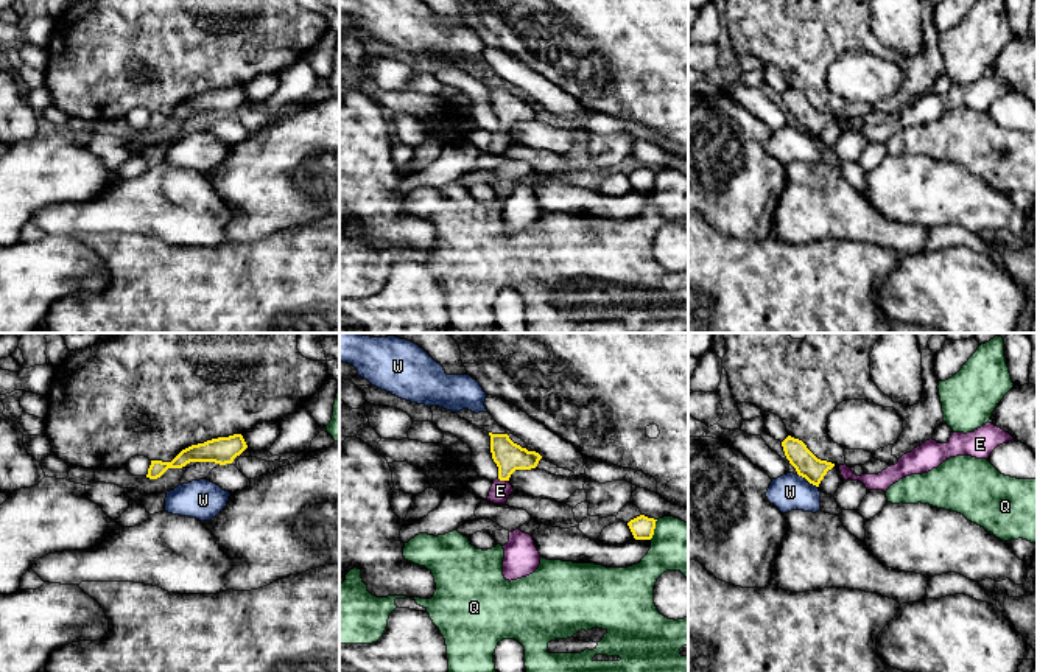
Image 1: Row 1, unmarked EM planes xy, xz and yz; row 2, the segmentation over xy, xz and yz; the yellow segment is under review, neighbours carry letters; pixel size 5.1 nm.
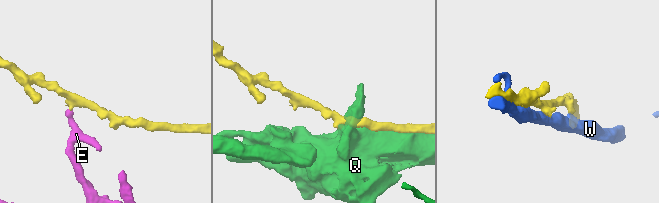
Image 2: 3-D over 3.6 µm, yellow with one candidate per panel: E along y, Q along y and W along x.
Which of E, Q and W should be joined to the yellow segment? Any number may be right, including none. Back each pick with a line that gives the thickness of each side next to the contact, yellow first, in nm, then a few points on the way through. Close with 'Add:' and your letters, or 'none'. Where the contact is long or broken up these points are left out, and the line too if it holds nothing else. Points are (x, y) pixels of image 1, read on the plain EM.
Add: none

